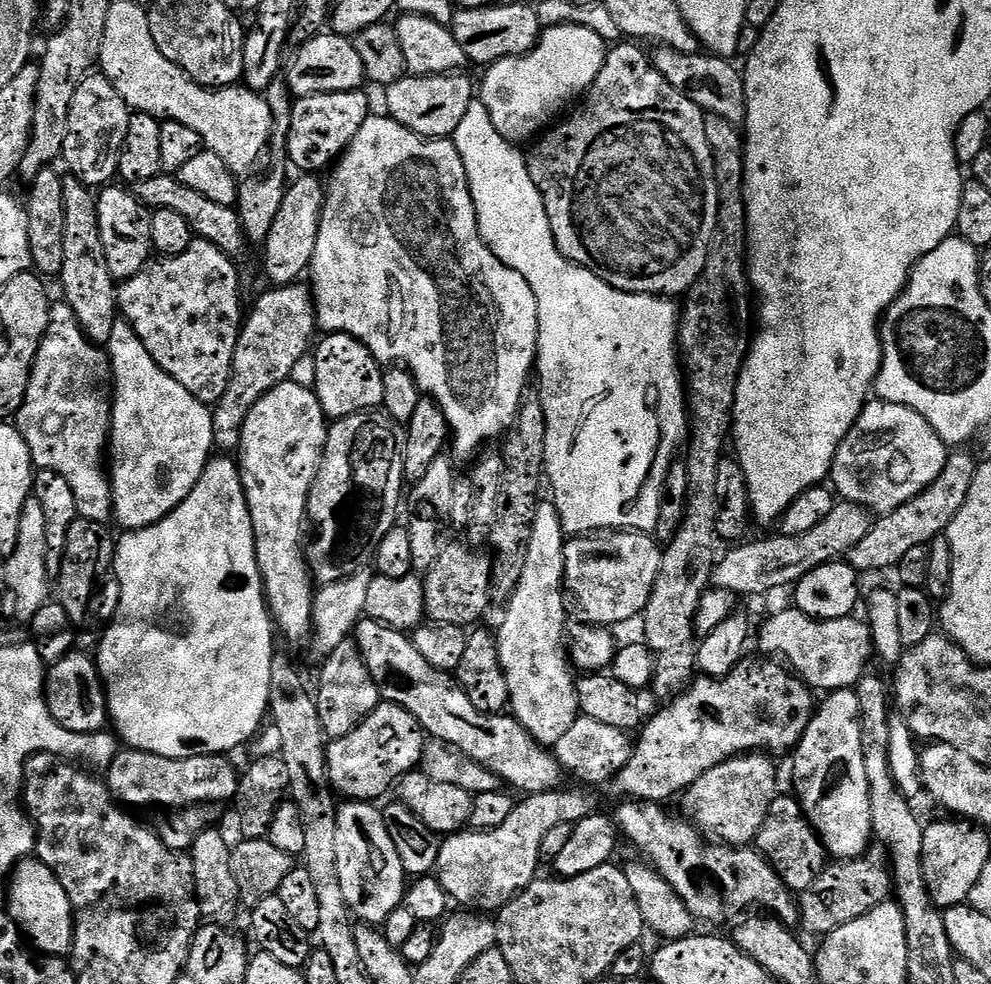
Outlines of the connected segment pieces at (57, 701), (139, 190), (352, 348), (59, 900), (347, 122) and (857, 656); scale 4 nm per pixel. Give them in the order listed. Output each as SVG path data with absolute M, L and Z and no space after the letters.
M78 651L67 652L58 662L47 665L44 677L44 697L50 714L66 730L78 734L90 734L91 732L105 731L108 719L108 698L104 694L104 681L100 679L100 672L96 668L95 659Z
M161 174L154 178L146 178L146 182L138 182L134 186L136 196L149 210L174 210L182 214L186 222L190 222L193 233L201 240L209 240L218 246L226 255L233 258L246 248L246 237L242 230L240 215L233 206L222 206L218 202L210 202L210 198L202 198L198 190L190 190L190 186L183 184L172 174Z
M330 332L325 340L315 345L317 382L314 387L325 417L335 422L350 414L371 412L382 405L382 382L385 369L376 361L374 354L358 338L345 332Z
M25 858L12 869L12 875L6 889L8 895L7 915L19 926L21 933L30 941L37 953L64 958L72 951L74 926L70 898L66 898L66 890L62 890L62 882L40 860Z
M357 90L355 92L327 92L326 94L301 96L295 101L295 103L293 103L292 117L290 118L290 134L288 135L288 159L293 169L300 168L296 170L299 170L304 174L316 174L321 171L319 168L326 167L325 169L327 169L333 161L344 155L344 151L346 151L346 149L350 146L350 142L354 138L354 134L358 134L358 130L362 130L362 122L366 122L366 118L370 114L370 108L368 108L368 96L366 93L367 91L364 90Z
M788 606L785 612L774 613L761 626L760 648L764 651L761 653L768 658L779 657L795 675L799 676L813 690L821 688L821 693L827 694L829 692L838 692L842 688L855 689L857 682L865 671L864 663L870 658L872 660L874 656L871 630L863 619L856 619L847 616L837 620L811 620L809 616L802 614L794 606Z

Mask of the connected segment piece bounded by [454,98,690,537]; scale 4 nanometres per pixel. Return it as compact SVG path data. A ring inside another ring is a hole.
M479 98L473 99L470 110L466 110L466 118L458 122L458 130L454 134L454 143L462 162L466 166L470 194L474 198L474 210L478 218L478 226L482 238L487 242L488 249L506 266L510 266L526 282L530 282L530 290L534 290L538 302L538 359L534 369L535 375L540 376L540 393L538 399L542 410L546 414L546 454L544 455L544 470L546 484L552 487L550 499L555 504L565 533L569 537L586 536L605 530L631 530L633 532L655 533L658 526L658 506L664 479L668 467L674 462L672 456L676 447L689 435L690 421L686 415L686 384L682 379L682 364L678 359L678 308L671 299L662 296L639 296L637 292L623 292L610 286L602 278L598 278L590 270L570 262L560 253L554 242L554 234L550 230L548 215L540 197L538 186L528 173L528 162L525 153L519 152L519 147L513 141L502 138L498 130L494 130L494 122L490 118L490 110Z

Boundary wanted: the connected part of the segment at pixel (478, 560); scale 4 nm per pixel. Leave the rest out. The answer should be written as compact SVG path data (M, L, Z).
M449 542L442 558L430 566L424 581L424 614L433 624L472 626L492 600L492 561L468 542Z

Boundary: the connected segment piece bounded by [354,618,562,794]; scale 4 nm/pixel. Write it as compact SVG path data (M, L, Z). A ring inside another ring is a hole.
M364 618L356 626L354 639L374 682L380 687L381 697L412 714L431 739L452 744L474 762L489 768L509 789L517 788L520 794L550 792L561 787L560 763L545 745L537 742L511 714L484 716L474 710L470 698L466 698L455 679L430 666L430 662L414 650L405 633Z

